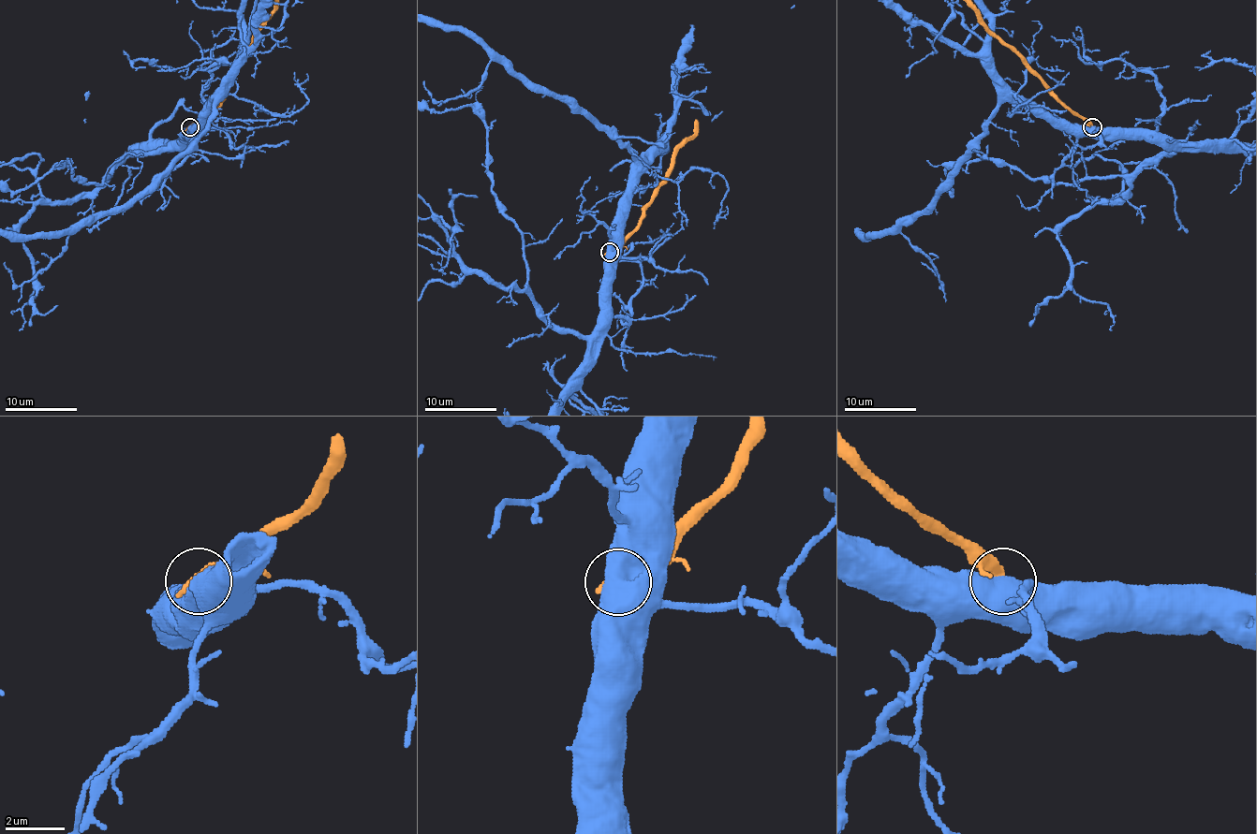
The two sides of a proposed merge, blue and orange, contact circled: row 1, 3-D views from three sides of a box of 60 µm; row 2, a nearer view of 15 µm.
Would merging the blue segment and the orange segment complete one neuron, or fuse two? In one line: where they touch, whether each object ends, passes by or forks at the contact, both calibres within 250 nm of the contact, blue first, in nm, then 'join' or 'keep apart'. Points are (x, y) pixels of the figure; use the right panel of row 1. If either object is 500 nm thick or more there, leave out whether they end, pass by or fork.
at (1092, 127); 800 nm thick on the blue side, 440 nm on the other; keep apart

